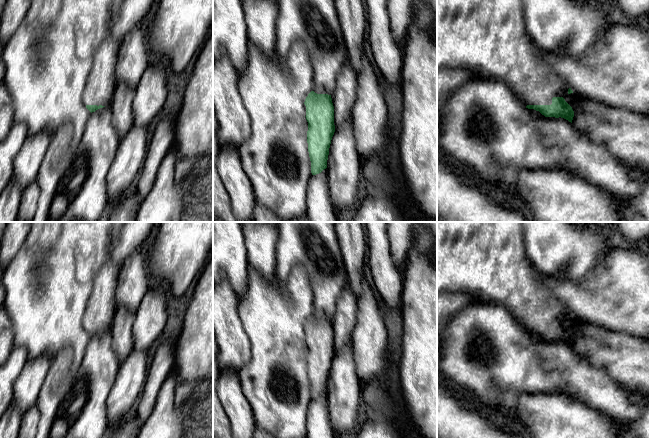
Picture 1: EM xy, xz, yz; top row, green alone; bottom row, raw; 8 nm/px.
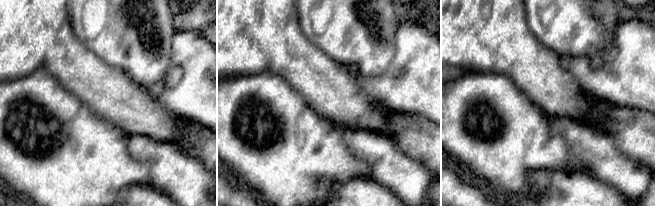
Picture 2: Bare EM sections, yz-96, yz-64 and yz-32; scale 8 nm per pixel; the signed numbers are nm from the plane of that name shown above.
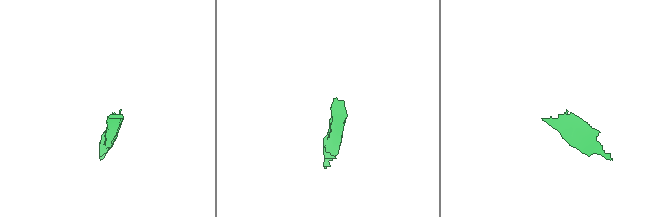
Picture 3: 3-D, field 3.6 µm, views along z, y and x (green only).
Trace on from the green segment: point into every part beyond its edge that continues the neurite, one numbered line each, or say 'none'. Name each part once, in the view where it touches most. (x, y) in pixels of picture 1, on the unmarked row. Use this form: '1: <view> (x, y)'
1: yz (487, 260)

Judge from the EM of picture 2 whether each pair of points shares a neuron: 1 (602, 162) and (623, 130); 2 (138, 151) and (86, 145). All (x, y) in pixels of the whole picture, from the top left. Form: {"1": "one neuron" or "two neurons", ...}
{"1": "two neurons", "2": "two neurons"}

